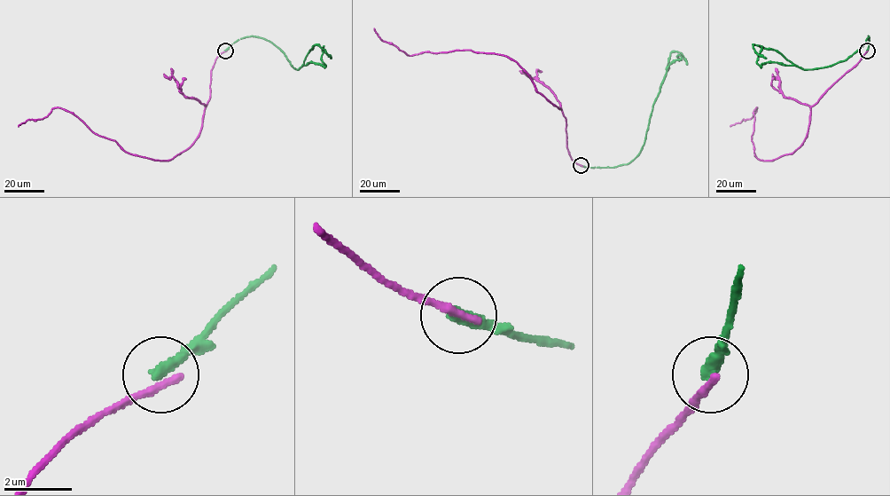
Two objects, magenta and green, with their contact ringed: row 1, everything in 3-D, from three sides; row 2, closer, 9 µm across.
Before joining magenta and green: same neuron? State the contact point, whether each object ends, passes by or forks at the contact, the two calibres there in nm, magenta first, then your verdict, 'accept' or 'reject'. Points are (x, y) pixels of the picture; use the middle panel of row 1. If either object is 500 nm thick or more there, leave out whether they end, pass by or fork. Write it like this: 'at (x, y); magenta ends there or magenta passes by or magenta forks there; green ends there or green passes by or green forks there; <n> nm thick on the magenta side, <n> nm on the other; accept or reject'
at (581, 165); magenta ends there; green ends there; 280 nm thick on the magenta side, 400 nm on the other; reject

